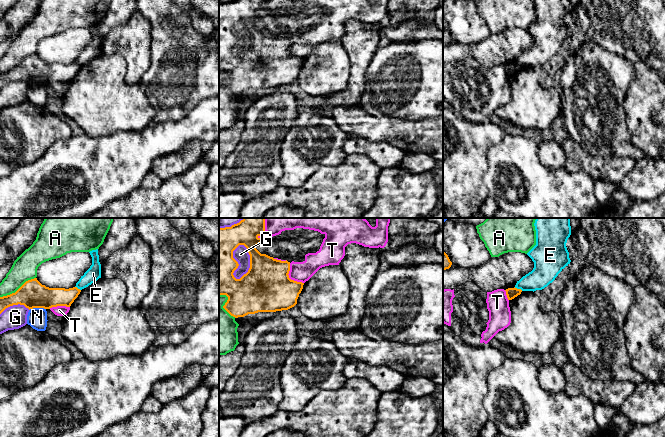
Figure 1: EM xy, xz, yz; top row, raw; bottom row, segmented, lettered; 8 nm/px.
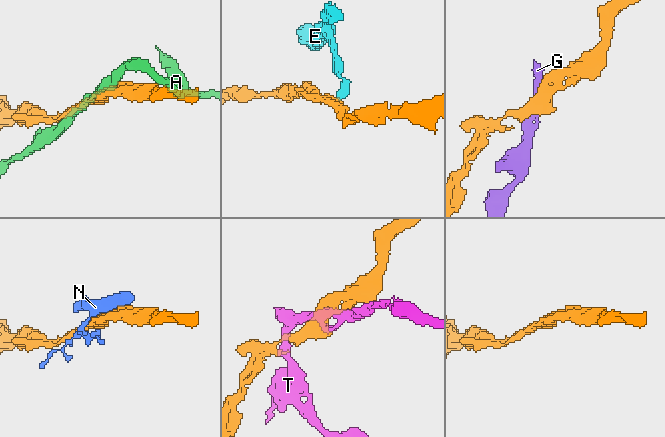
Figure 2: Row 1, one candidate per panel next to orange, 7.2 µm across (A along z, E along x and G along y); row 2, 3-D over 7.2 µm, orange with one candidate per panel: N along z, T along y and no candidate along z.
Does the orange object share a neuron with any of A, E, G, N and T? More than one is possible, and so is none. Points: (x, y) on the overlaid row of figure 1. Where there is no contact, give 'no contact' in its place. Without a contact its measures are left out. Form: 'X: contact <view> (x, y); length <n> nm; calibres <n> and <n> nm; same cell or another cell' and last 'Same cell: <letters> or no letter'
A: contact xy (18, 289); length 340 nm; calibres 220 and 200 nm; another cell
E: contact yz (518, 289); length 80 nm; calibres 90 and 190 nm; another cell
G: contact xz (250, 263); length 300 nm; calibres 400 and 120 nm; another cell
N: contact xy (37, 307); length 140 nm; calibres 220 and 160 nm; another cell
T: contact xz (288, 277); length 200 nm; calibres 400 and 160 nm; another cell
Same cell: no letter

